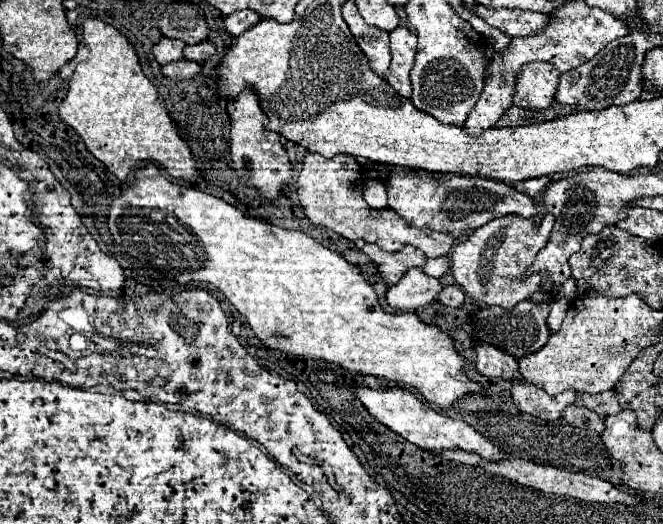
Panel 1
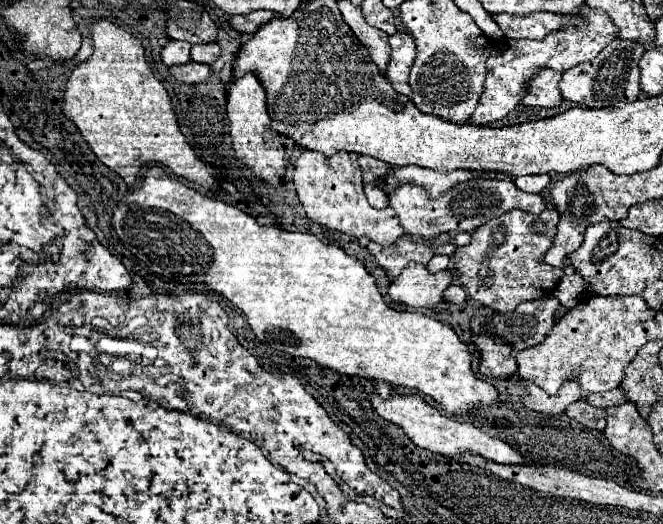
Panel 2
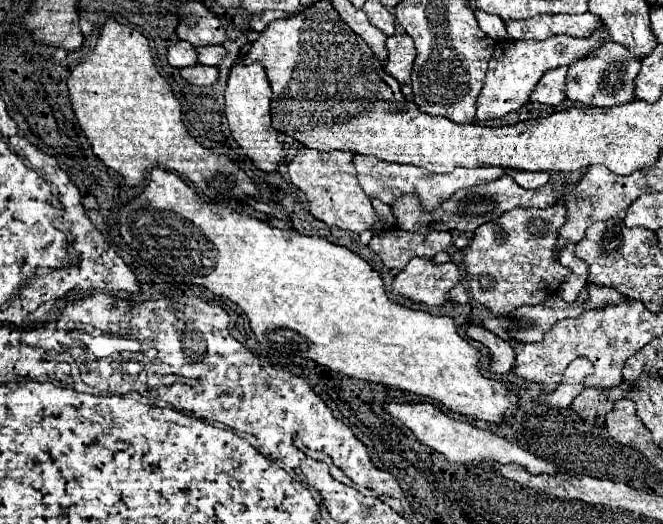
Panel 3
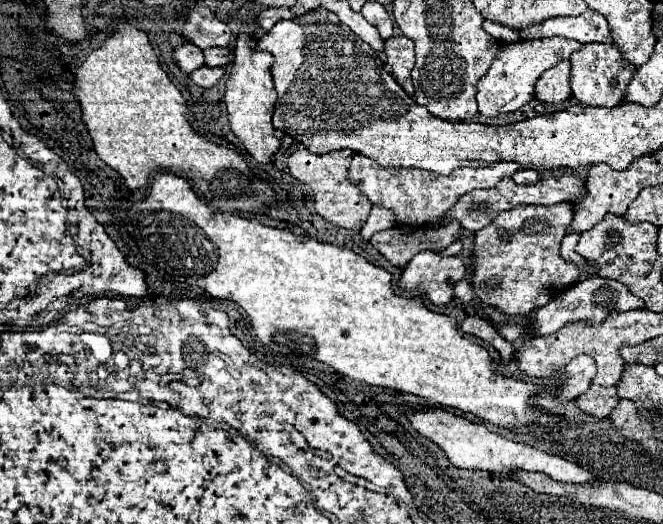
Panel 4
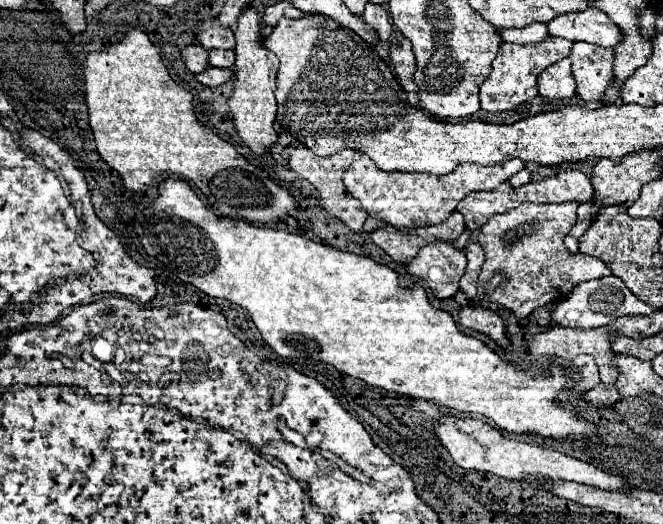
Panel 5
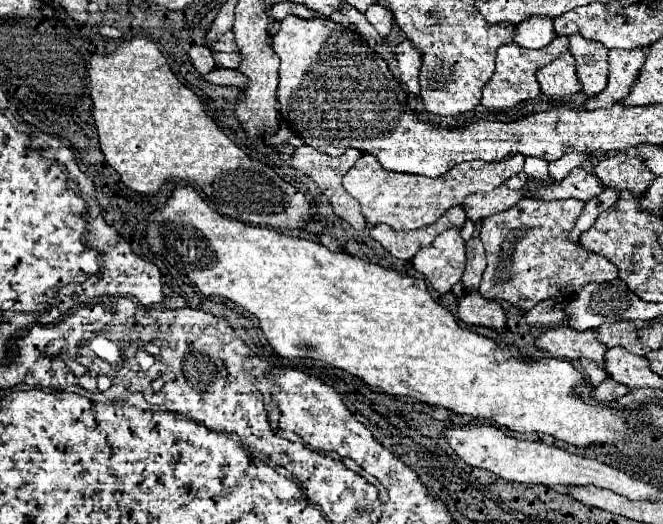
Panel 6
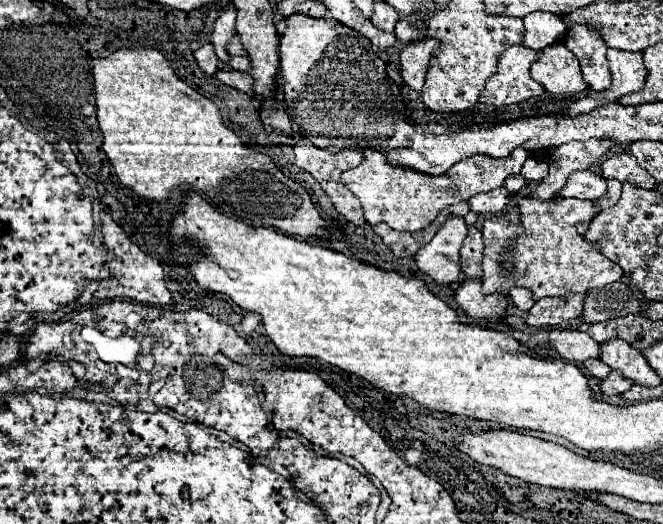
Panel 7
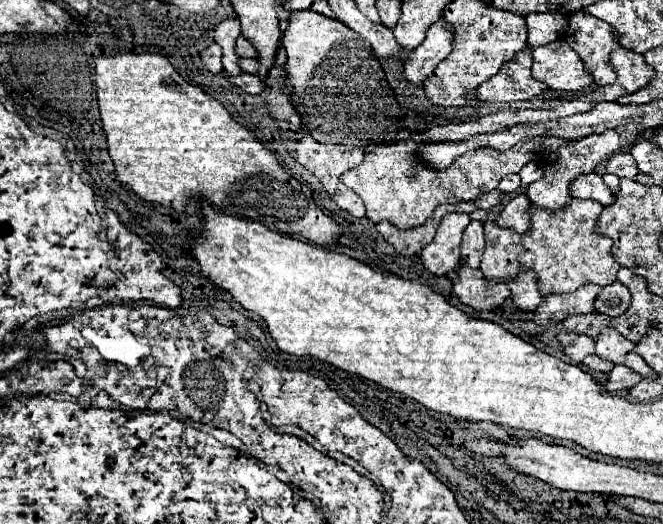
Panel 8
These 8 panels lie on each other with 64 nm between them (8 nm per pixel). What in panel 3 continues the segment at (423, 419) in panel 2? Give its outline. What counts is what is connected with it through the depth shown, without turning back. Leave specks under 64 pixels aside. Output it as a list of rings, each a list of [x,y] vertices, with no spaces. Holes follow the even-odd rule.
[[[384,402],[384,410],[394,416],[396,420],[400,420],[404,426],[408,426],[412,430],[412,434],[416,436],[418,442],[422,442],[424,446],[430,446],[432,450],[444,454],[448,458],[448,462],[456,462],[456,464],[482,464],[488,460],[494,460],[498,464],[520,464],[524,466],[528,472],[532,474],[542,474],[542,472],[550,472],[556,474],[560,472],[560,468],[552,462],[546,462],[526,450],[522,450],[518,444],[508,442],[502,436],[496,436],[492,432],[480,430],[468,422],[460,422],[450,418],[448,414],[444,414],[442,410],[438,410],[438,406],[430,404],[430,402]]]

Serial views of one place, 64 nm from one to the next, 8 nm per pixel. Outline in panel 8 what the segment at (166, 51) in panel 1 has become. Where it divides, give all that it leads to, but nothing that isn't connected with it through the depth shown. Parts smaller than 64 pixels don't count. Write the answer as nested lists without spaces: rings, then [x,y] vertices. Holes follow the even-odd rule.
[[[210,44],[208,48],[204,48],[204,50],[200,52],[200,58],[202,58],[204,66],[206,66],[210,72],[214,72],[214,74],[224,72],[224,68],[222,68],[222,52],[220,52],[220,46],[218,46],[218,44]]]

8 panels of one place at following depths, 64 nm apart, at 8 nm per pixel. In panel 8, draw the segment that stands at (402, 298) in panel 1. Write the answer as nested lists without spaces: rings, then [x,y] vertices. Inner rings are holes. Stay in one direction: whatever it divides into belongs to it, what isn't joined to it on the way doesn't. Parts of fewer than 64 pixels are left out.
[[[446,214],[434,240],[420,252],[420,262],[434,276],[448,276],[460,264],[460,242],[464,228],[470,224],[468,214]]]

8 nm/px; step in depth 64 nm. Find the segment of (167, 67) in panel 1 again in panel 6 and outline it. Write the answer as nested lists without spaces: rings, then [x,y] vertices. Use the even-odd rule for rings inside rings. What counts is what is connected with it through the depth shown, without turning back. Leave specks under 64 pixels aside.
[[[214,68],[212,72],[204,74],[202,78],[210,84],[220,84],[220,86],[244,88],[244,84],[246,84],[246,78],[238,70],[224,70],[224,68]]]

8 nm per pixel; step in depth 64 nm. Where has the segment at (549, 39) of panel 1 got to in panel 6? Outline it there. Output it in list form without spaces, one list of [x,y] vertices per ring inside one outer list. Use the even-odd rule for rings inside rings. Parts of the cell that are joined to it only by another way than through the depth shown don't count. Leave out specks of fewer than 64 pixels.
[[[556,36],[548,46],[540,48],[540,50],[528,50],[514,42],[500,46],[498,56],[496,56],[496,70],[482,88],[482,106],[494,108],[494,110],[504,110],[504,108],[516,106],[518,102],[536,98],[540,94],[540,84],[536,82],[536,76],[534,76],[536,70],[550,64],[556,56],[560,56],[566,50],[568,50],[568,38],[564,38],[564,36]]]

